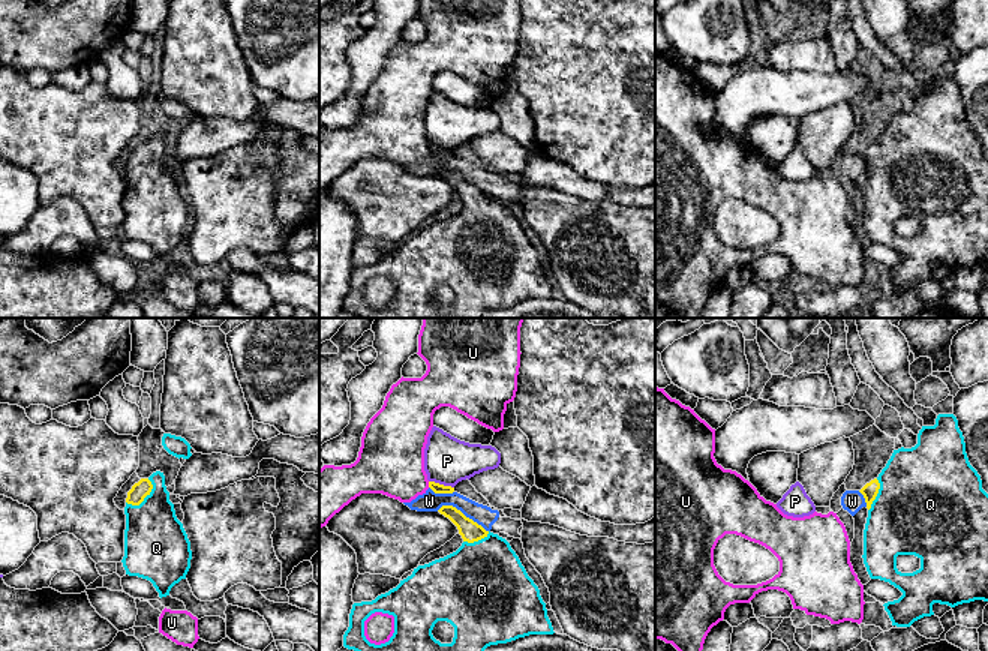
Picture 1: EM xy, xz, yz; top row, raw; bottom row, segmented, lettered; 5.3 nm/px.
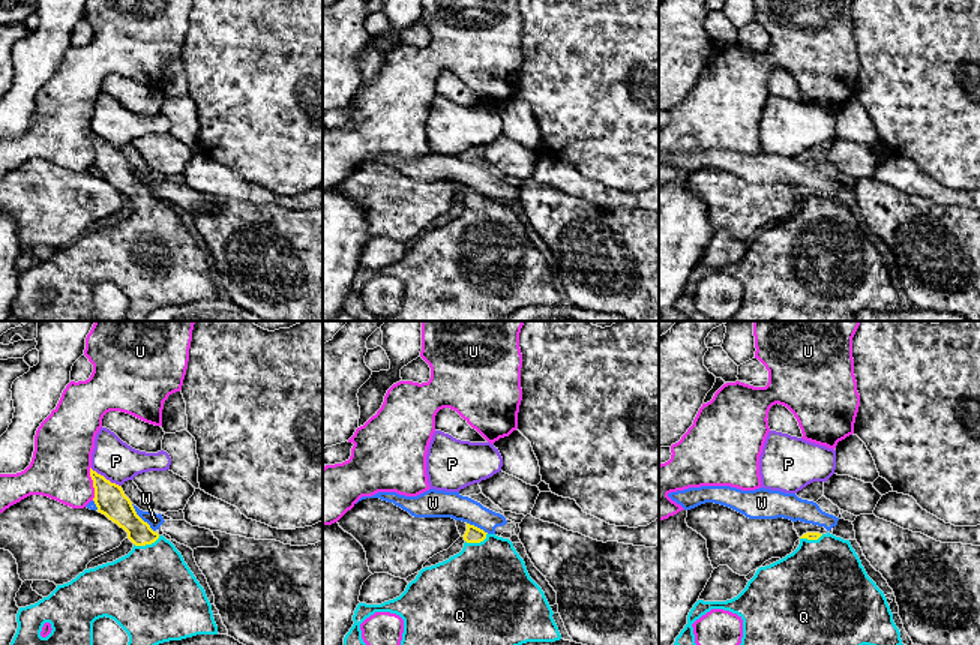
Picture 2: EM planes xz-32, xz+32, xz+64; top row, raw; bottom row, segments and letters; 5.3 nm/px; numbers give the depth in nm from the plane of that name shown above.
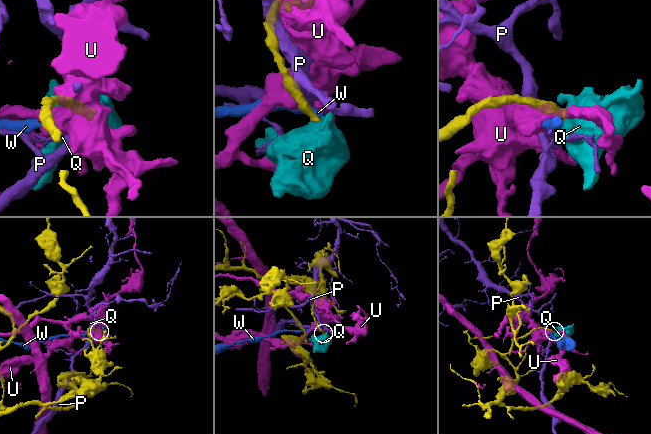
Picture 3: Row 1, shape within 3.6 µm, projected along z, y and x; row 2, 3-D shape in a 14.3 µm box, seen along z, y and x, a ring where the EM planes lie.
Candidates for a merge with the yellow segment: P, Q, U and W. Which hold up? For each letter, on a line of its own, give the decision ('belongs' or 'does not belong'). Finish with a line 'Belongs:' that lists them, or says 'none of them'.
P: does not belong
Q: belongs
U: does not belong
W: does not belong
Belongs: Q

